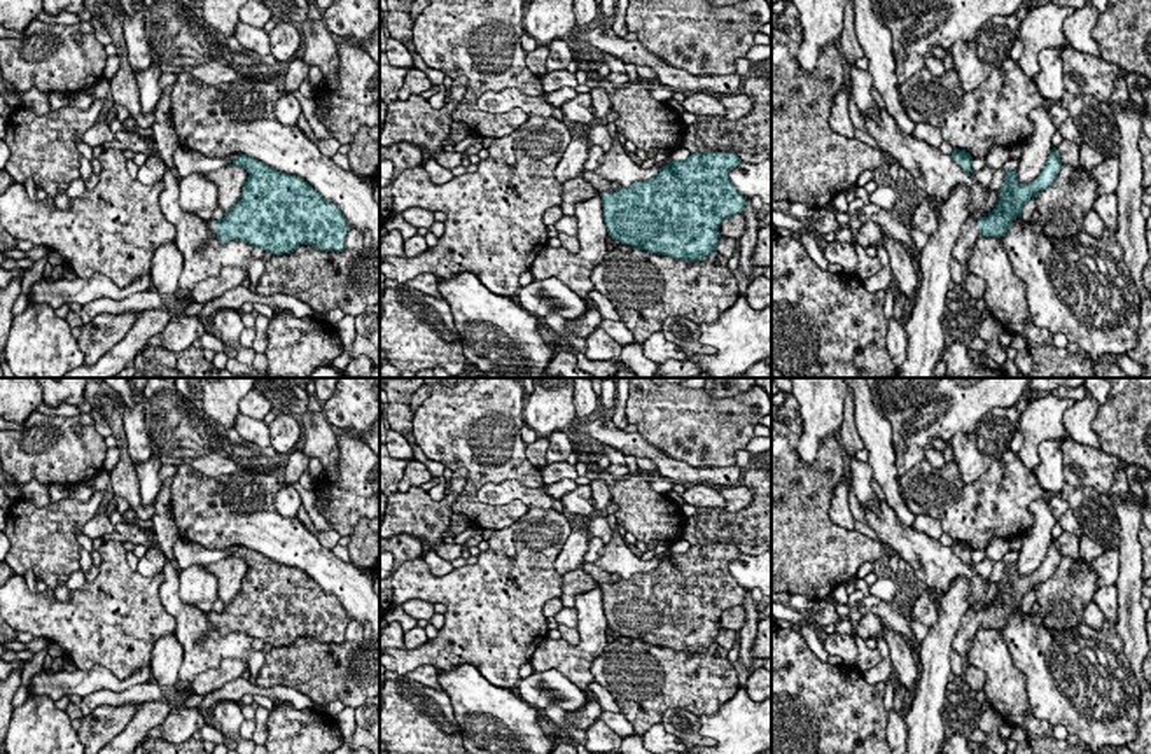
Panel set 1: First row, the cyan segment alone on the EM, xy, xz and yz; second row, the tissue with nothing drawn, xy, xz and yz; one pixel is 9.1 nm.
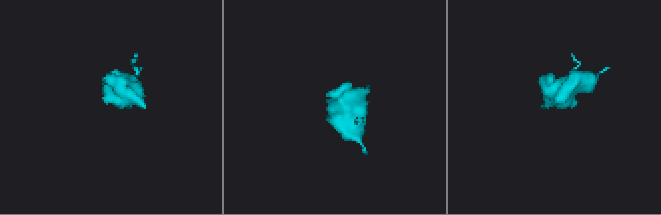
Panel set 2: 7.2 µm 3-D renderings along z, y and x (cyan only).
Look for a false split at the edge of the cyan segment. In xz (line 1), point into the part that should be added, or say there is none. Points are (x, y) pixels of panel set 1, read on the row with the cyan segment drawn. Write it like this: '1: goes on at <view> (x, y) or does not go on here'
1: goes on at xz (600, 184)

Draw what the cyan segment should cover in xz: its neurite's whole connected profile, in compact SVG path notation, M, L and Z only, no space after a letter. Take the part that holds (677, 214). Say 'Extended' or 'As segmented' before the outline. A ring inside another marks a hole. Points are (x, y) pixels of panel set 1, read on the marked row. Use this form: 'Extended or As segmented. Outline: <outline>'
Extended. Outline: M694 152L686 161L668 157L654 178L616 191L595 171L582 171L582 178L602 196L612 240L700 262L717 250L721 222L745 210L747 198L729 182L729 171L740 163L733 152Z

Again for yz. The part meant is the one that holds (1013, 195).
Extended. Outline: M1050 150L1046 166L1041 175L1030 184L1020 184L1015 171L1004 173L1004 184L999 189L999 203L995 208L980 220L969 217L960 227L959 240L952 250L952 257L957 262L964 262L971 257L973 247L978 236L1001 238L1008 233L1016 217L1022 215L1023 205L1046 187L1050 187L1060 173L1062 161L1058 150Z

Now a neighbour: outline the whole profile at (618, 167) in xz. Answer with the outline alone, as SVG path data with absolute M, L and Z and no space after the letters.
M614 143L612 149L605 152L603 161L595 173L609 182L617 182L619 187L630 187L635 182L654 178L666 163L668 159L651 168L642 168L628 156L623 145Z

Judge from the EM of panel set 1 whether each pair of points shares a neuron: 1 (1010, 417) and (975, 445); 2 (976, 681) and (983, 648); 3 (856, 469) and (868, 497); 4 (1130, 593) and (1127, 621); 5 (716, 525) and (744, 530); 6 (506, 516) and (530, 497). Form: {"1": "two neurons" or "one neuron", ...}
{"1": "one neuron", "2": "two neurons", "3": "one neuron", "4": "one neuron", "5": "one neuron", "6": "two neurons"}

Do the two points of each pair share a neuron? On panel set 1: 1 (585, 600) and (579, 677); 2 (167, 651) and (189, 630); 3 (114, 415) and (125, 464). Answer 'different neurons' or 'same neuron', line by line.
1: same neuron
2: different neurons
3: same neuron

